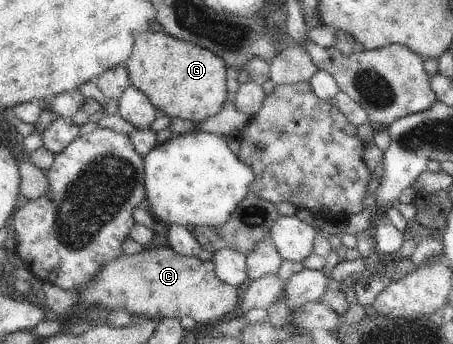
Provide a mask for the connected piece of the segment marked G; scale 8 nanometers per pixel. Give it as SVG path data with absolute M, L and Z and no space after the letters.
M146 30L136 35L132 52L124 66L128 69L132 86L144 92L158 112L169 117L179 116L200 123L219 112L227 98L225 60L196 43L174 38L166 31Z

